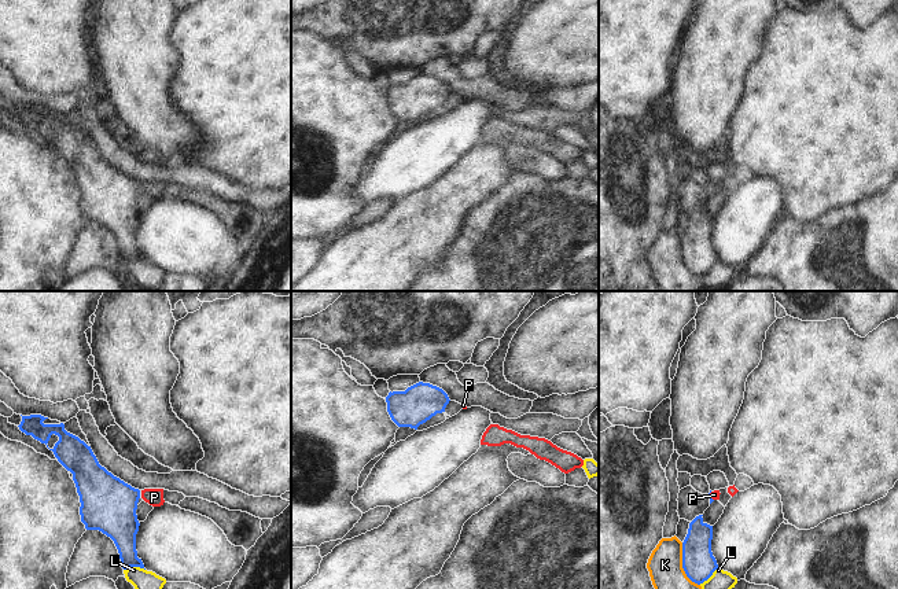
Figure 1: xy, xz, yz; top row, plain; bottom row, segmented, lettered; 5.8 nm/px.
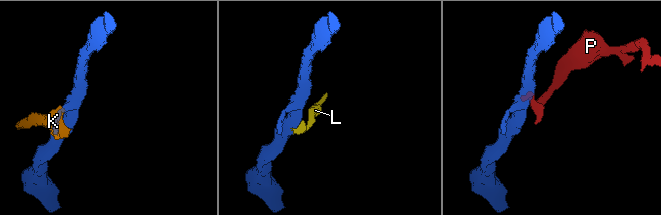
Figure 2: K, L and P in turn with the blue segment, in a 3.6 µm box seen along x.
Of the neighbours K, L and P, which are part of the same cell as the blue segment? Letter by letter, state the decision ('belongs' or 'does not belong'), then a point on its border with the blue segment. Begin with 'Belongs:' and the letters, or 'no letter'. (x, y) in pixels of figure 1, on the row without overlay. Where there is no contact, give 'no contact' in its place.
Belongs: P
K: does not belong; meets blue in yz at (683, 258)
L: does not belong; meets blue in xy at (133, 258)
P: belongs; meets blue in yz at (710, 190)

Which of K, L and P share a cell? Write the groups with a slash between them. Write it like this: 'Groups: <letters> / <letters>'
Groups: K L / P

